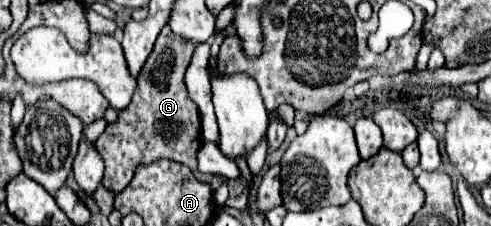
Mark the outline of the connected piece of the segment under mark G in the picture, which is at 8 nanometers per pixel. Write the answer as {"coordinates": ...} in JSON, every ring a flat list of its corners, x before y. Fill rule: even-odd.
{"coordinates":[[167,25,167,29,159,33,155,49,137,77,133,101,119,113,115,123,105,127,103,135,95,141,95,149,105,163,103,187,113,195,121,193,129,185,137,165,141,163,171,159,187,165,191,171,197,171,197,153,201,149,201,141,197,141,201,139,201,115,197,105,189,99,183,81,193,51,195,43,175,37]]}

